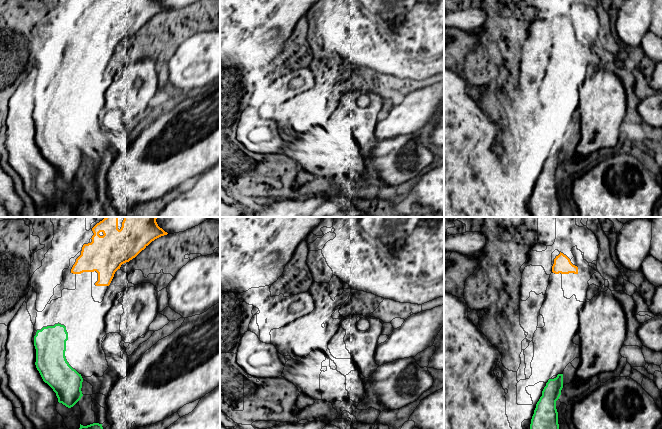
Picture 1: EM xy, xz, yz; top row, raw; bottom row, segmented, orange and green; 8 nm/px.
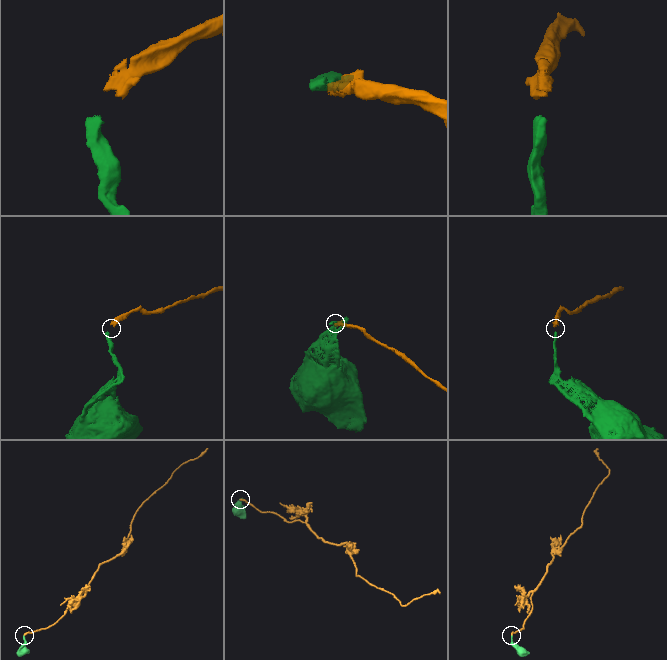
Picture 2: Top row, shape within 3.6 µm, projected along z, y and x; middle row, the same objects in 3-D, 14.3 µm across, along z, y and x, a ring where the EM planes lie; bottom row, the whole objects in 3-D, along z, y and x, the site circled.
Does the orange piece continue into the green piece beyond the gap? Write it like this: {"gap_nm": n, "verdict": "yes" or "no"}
{"gap_nm": 420, "verdict": "yes"}

